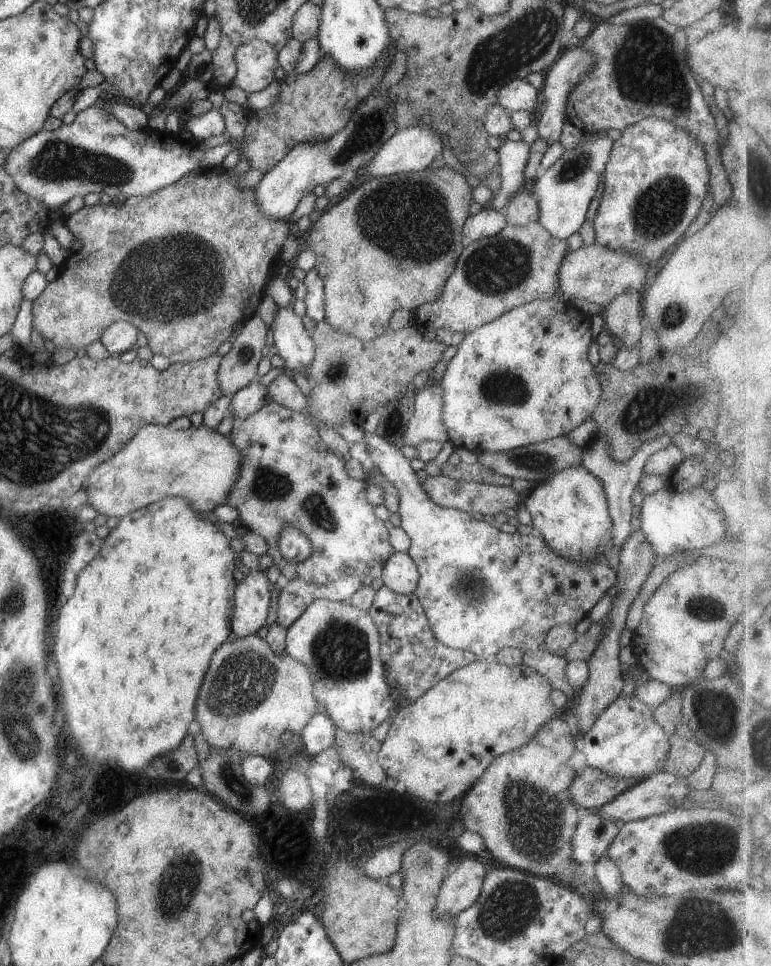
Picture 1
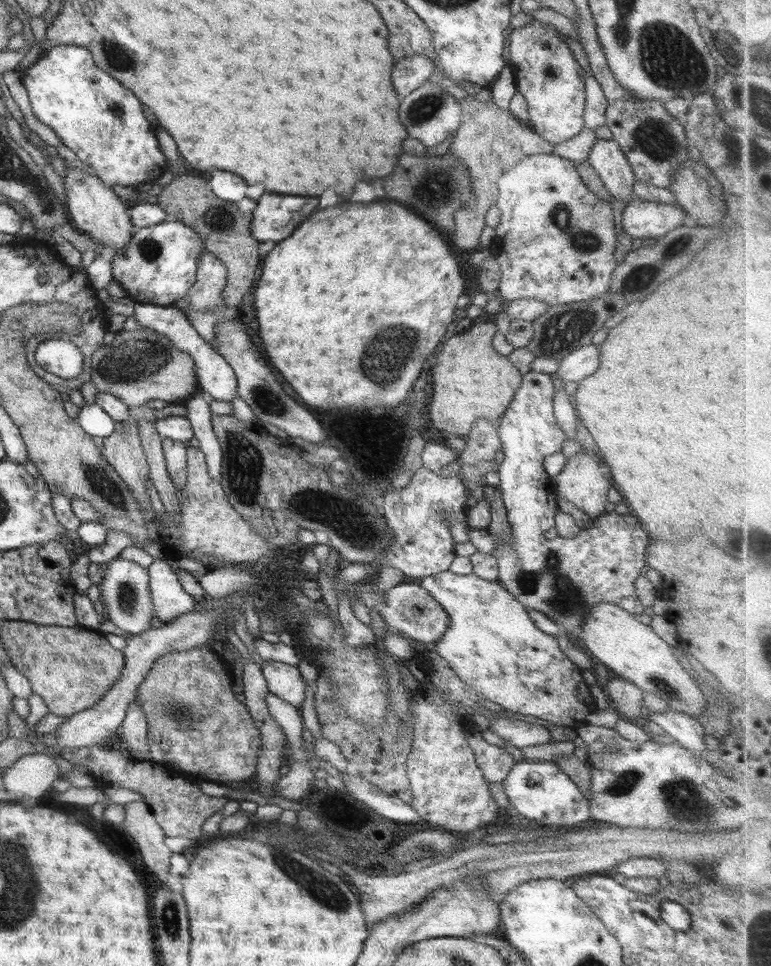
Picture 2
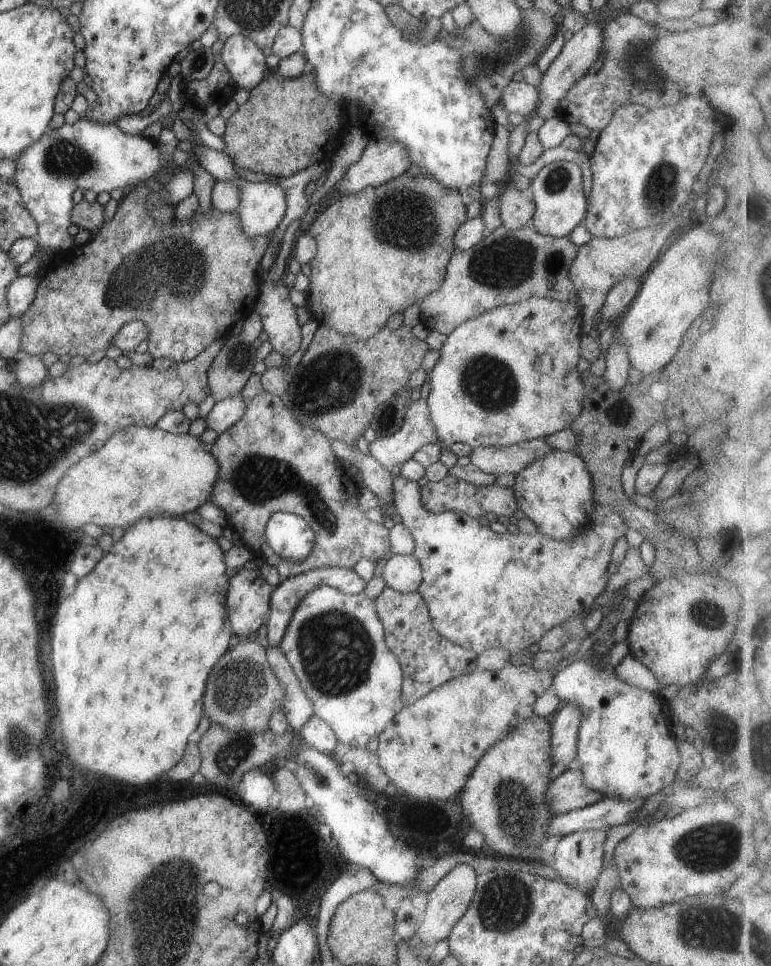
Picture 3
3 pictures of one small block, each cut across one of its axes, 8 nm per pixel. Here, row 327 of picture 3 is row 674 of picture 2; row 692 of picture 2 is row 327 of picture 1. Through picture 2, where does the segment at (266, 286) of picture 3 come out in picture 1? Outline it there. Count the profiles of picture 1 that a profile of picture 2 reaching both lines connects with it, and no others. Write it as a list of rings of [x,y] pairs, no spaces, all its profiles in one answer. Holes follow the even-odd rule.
[[[292,306],[278,308],[276,318],[270,324],[270,330],[273,332],[274,346],[278,351],[278,355],[284,360],[284,371],[287,371],[291,375],[302,374],[302,372],[306,373],[306,368],[314,360],[314,340],[308,336],[302,318],[294,312]]]

